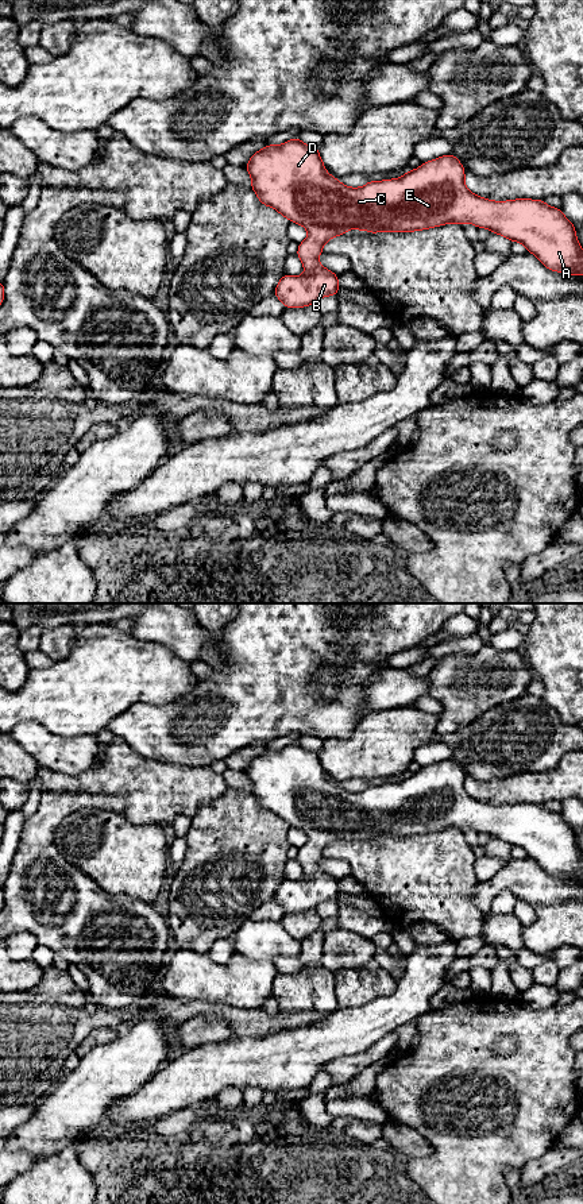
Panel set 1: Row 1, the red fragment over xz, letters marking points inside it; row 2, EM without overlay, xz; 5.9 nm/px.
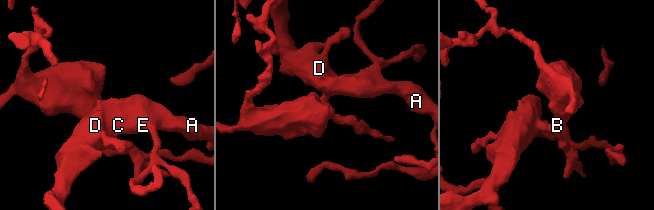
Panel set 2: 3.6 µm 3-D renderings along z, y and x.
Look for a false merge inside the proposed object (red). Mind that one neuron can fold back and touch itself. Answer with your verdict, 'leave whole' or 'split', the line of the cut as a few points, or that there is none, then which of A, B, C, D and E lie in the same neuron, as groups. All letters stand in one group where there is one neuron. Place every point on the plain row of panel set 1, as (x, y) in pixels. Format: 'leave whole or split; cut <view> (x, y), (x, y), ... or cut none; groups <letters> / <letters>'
leave whole; cut none; groups A B C D E

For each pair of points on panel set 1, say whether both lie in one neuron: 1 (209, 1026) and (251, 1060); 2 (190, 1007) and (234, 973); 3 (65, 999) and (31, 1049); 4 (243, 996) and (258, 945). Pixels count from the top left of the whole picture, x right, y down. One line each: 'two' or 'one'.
1: two
2: two
3: one
4: two

